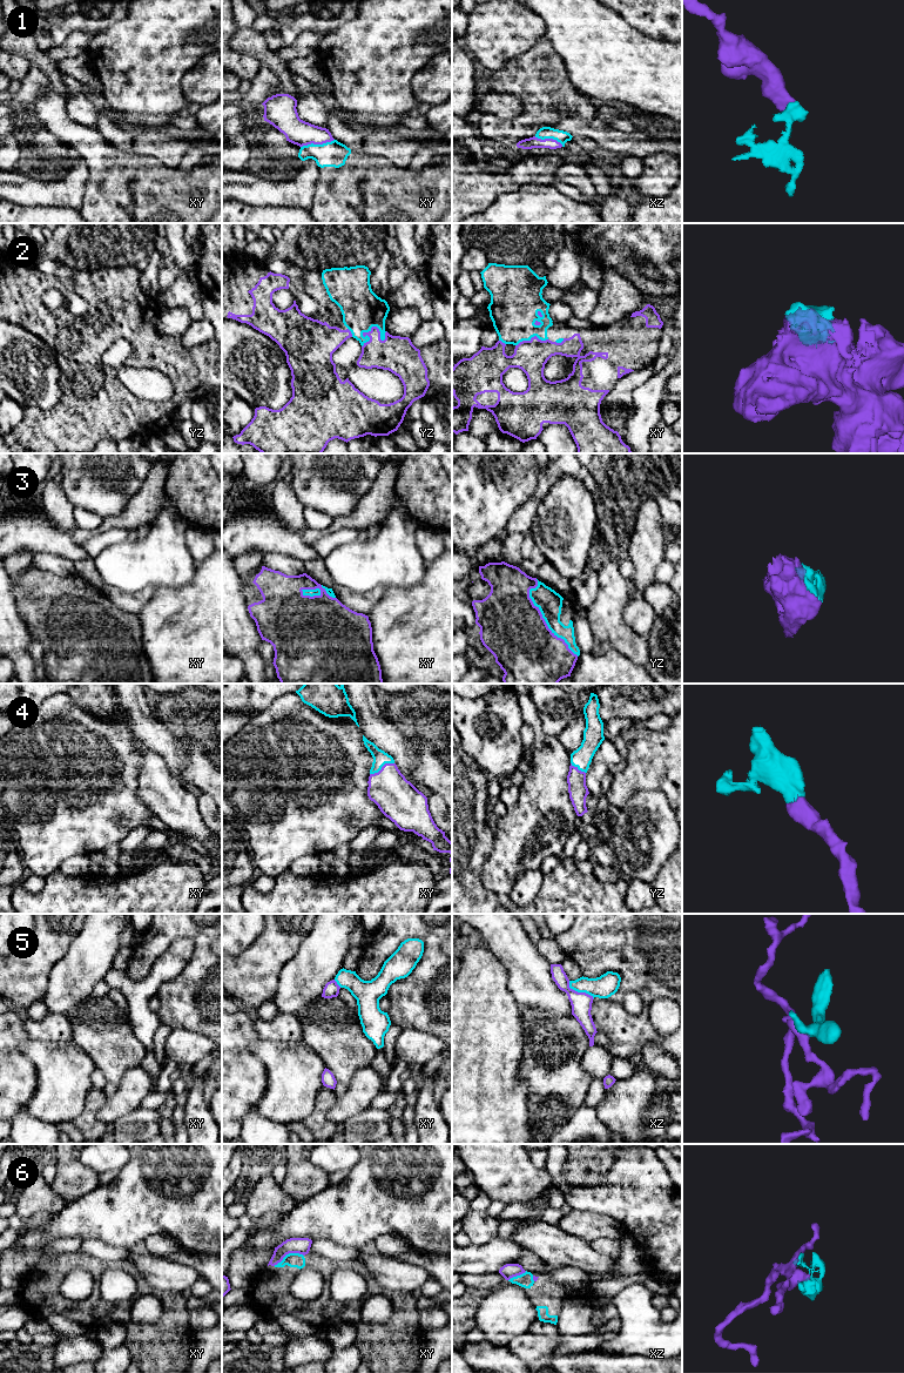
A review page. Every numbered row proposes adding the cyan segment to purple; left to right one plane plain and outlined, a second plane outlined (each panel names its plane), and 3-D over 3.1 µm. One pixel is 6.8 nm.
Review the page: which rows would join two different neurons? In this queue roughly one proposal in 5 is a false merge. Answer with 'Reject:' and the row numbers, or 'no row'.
Reject: 5, 6

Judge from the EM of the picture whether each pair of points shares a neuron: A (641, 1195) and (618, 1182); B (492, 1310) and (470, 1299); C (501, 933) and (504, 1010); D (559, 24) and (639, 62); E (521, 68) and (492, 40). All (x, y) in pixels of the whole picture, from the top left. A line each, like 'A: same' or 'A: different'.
A: same
B: different
C: different
D: same
E: different

